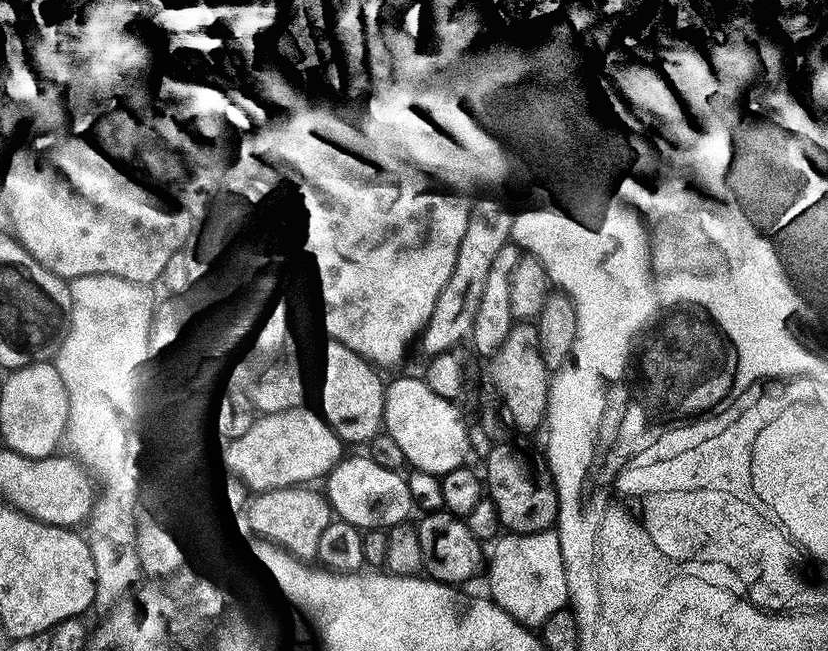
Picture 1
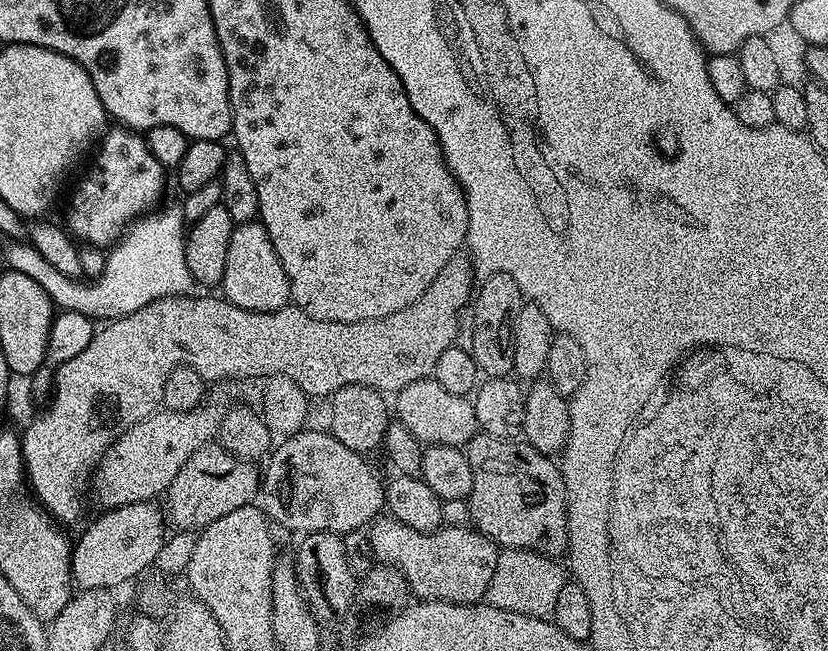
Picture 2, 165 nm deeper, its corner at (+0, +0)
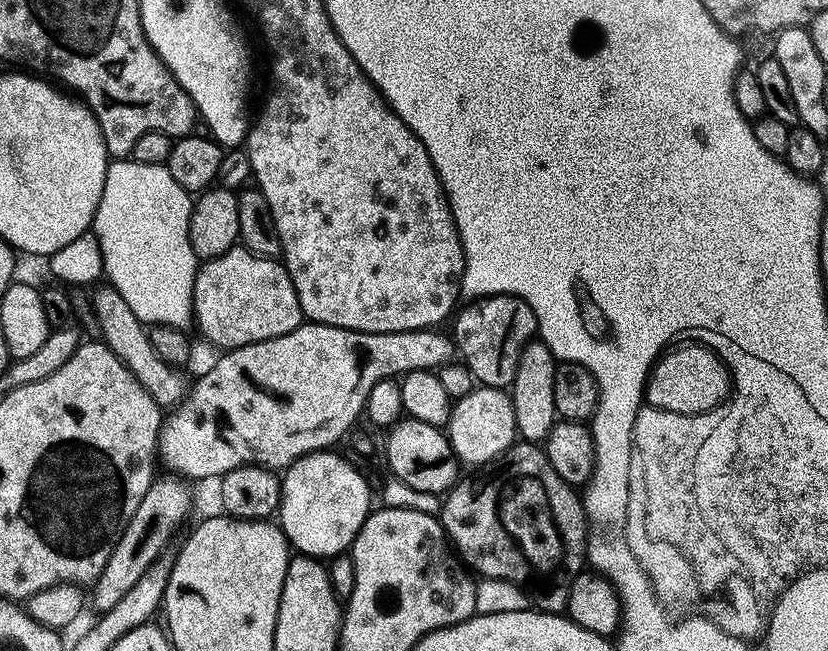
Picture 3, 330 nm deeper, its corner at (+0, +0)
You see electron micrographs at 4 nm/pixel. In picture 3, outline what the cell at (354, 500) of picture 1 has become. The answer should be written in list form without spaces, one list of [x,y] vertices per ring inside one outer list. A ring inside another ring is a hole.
[[[336,450],[311,452],[298,458],[289,468],[283,469],[280,485],[278,523],[284,530],[288,543],[297,553],[317,558],[329,558],[339,552],[347,553],[352,539],[358,534],[362,522],[368,517],[372,504],[372,492],[368,480],[348,460],[343,460]]]

